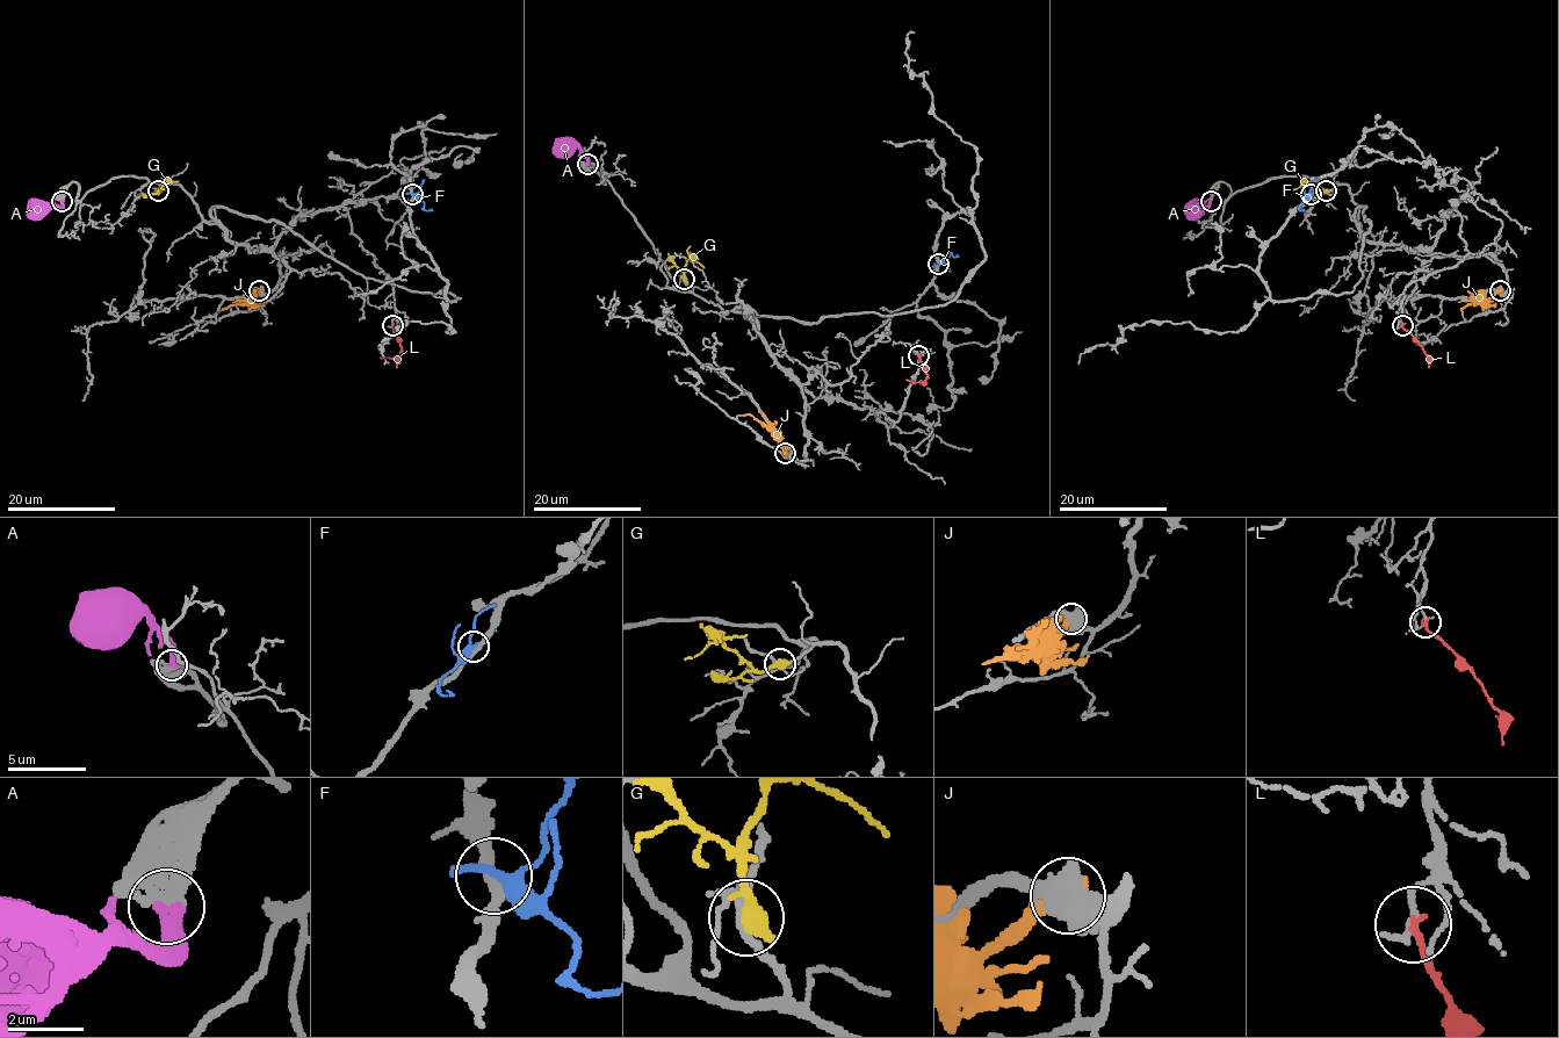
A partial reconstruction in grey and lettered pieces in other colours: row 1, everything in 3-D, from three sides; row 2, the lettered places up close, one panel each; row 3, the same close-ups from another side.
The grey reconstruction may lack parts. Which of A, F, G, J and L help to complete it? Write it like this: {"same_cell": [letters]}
{"same_cell": ["A"]}

